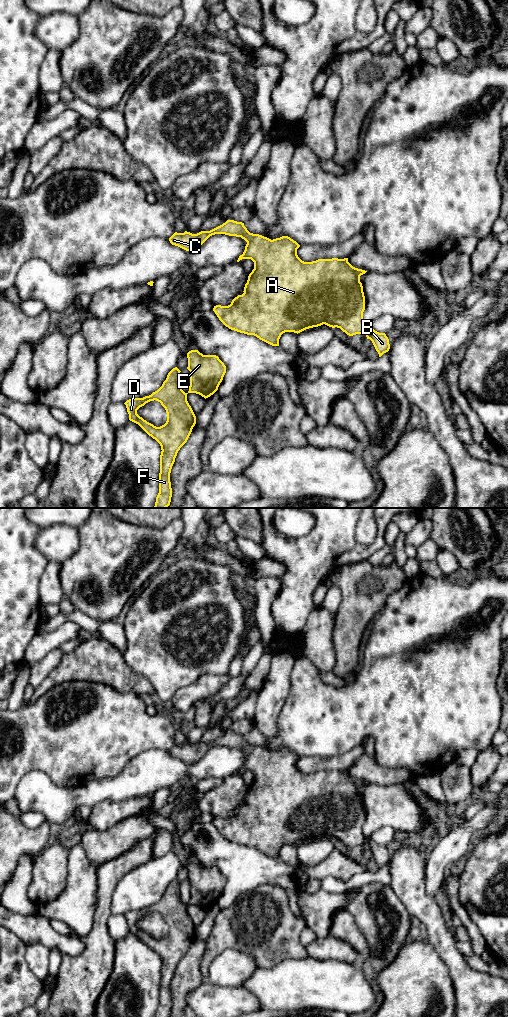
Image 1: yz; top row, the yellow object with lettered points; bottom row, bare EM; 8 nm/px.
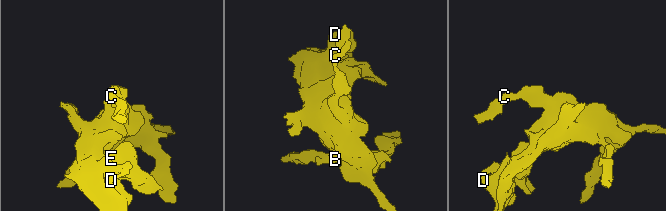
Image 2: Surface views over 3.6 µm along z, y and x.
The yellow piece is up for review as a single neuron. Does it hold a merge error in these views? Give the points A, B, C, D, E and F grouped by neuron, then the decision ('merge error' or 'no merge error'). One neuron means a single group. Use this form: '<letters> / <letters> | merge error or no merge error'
A B C D E F | no merge error

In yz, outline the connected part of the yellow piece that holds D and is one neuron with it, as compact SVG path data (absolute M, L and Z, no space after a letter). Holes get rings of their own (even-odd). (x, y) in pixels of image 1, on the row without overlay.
M191 862L187 865L188 879L190 883L189 903L185 905L181 900L180 882L175 879L167 887L162 898L149 908L143 910L132 910L127 912L127 924L129 932L138 936L149 948L155 951L161 958L160 967L160 985L159 985L159 1005L156 1009L155 1017L170 1017L172 1009L172 1000L170 994L170 985L180 960L187 954L193 939L196 936L196 928L187 913L188 905L196 905L205 911L213 907L223 892L226 885L226 878L216 867L203 867L198 862ZM150 913L158 913L165 920L167 933L164 937L156 939L147 934L137 926L137 922Z

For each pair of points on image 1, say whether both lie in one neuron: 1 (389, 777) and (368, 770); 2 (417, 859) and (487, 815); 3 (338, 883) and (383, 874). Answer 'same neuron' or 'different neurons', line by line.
1: same neuron
2: different neurons
3: same neuron

